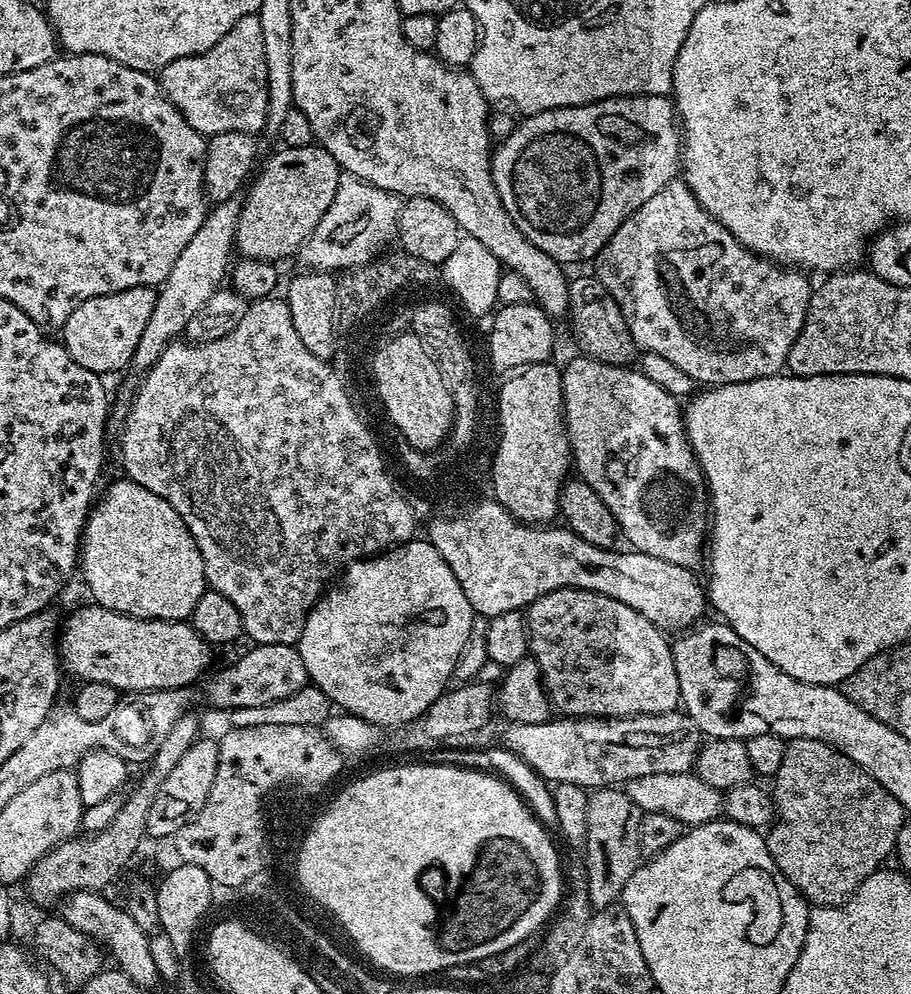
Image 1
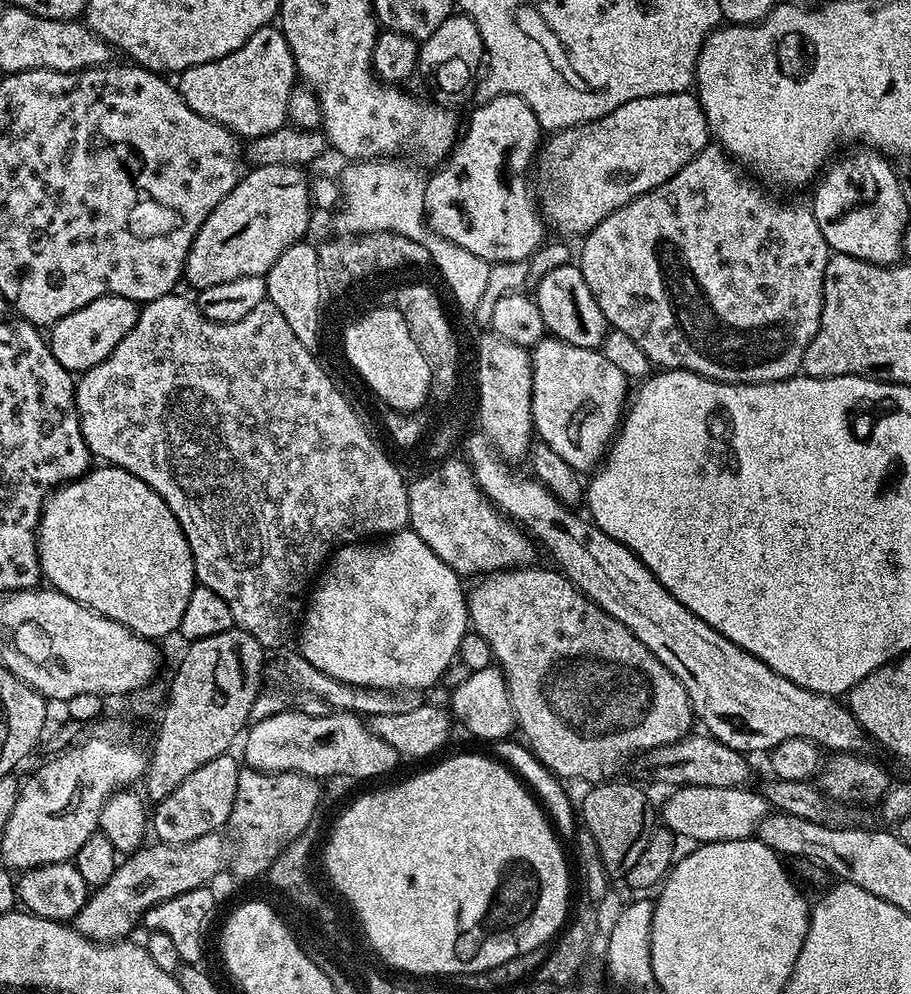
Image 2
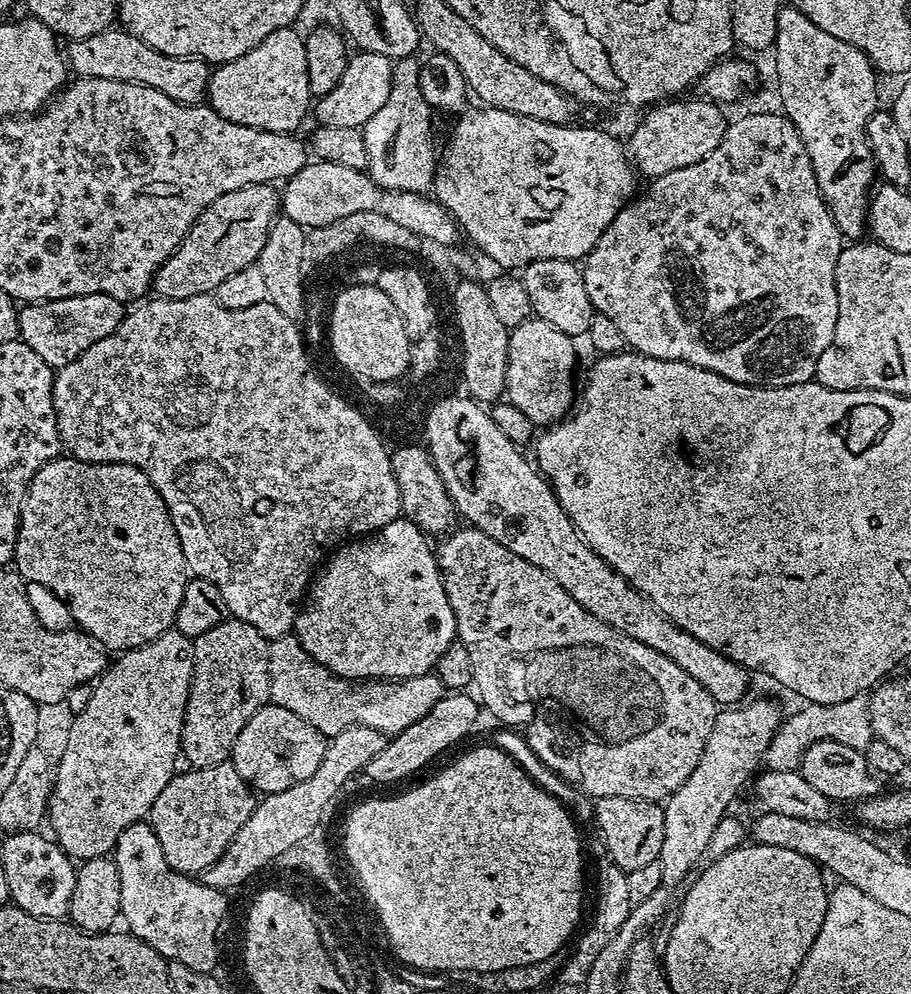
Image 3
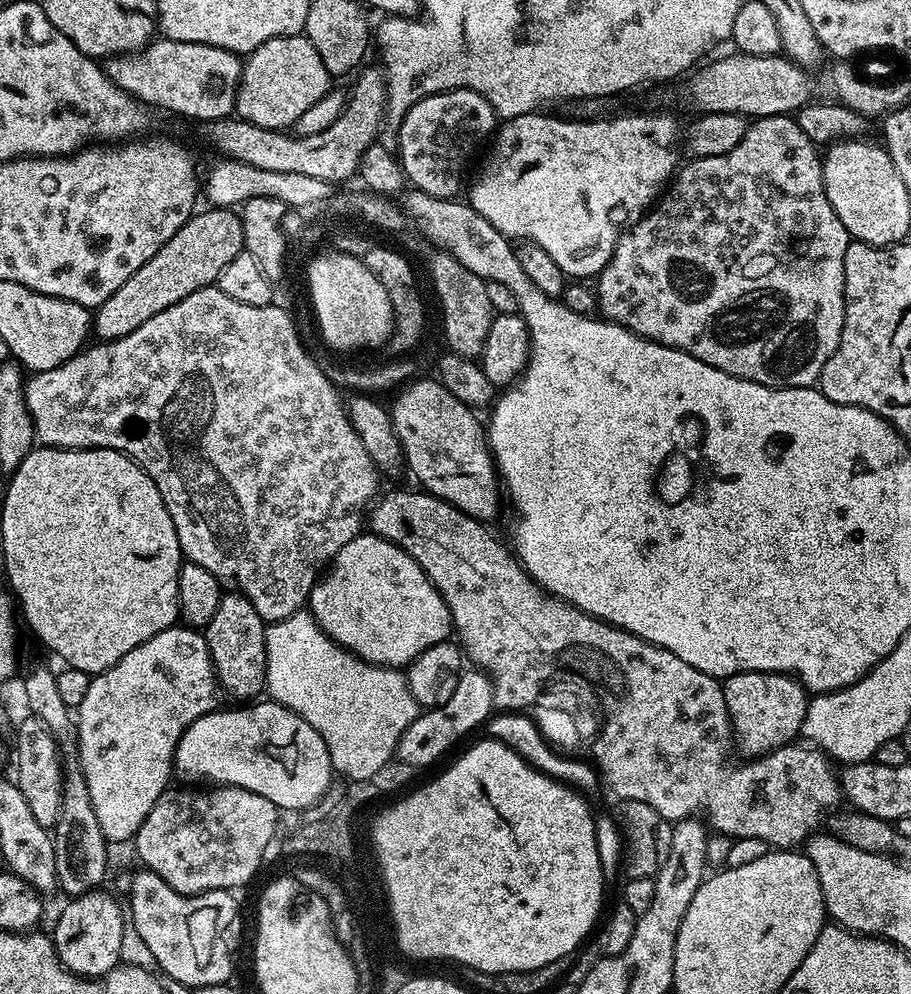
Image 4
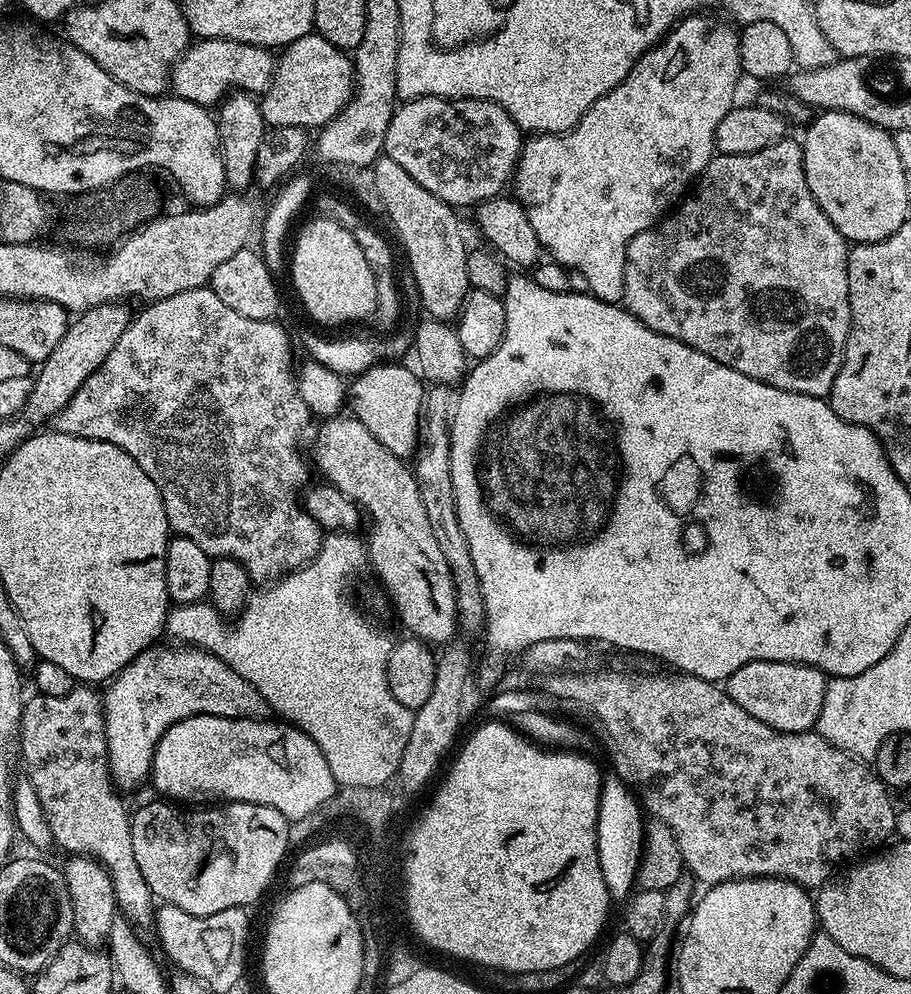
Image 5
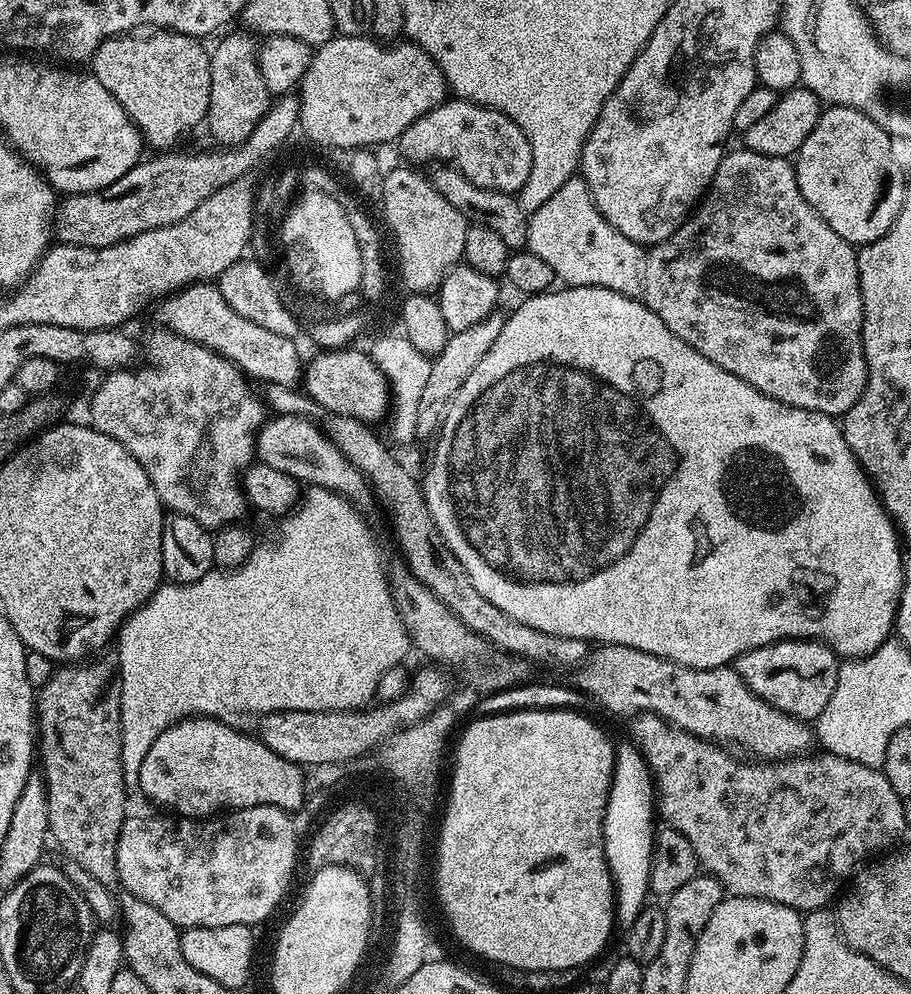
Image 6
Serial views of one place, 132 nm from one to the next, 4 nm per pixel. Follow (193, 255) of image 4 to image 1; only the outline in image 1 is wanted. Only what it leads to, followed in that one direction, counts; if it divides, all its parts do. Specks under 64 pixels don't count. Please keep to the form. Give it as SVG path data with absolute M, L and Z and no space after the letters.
M310 143L279 151L259 165L242 196L234 248L246 260L281 262L287 256L295 257L338 194L342 169L325 148Z

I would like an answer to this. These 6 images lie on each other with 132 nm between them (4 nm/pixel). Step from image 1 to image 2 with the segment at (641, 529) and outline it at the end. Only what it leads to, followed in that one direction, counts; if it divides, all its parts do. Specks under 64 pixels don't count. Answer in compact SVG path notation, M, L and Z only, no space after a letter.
M545 338L531 349L532 358L532 426L544 441L577 473L588 474L603 461L622 421L630 400L630 381L595 348L567 344L564 340Z

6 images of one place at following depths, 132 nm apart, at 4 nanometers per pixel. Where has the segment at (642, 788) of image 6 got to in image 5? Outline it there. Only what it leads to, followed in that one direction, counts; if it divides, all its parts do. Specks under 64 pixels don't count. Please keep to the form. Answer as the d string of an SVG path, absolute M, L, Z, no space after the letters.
M607 773L601 781L598 820L599 866L609 897L625 901L635 887L636 874L643 852L644 814L628 785L615 773Z

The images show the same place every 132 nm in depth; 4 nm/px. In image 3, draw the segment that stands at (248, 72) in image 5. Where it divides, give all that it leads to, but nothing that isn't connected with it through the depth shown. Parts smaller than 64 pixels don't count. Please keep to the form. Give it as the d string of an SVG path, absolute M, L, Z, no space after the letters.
M113 26L105 32L90 34L90 38L78 38L67 41L66 64L76 71L77 77L110 78L114 82L134 82L142 86L154 86L154 90L162 90L166 98L174 98L174 102L183 104L199 104L205 99L208 91L210 65L193 56L178 58L170 54L162 54L154 50L154 46L146 46L142 38L134 38L134 34Z

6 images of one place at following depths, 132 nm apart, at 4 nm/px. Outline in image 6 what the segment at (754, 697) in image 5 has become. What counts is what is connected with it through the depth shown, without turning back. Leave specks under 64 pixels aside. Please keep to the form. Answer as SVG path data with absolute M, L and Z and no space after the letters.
M811 638L807 640L776 640L750 650L734 661L736 673L758 698L770 706L805 722L814 722L826 710L830 694L838 682L841 661L832 649Z

